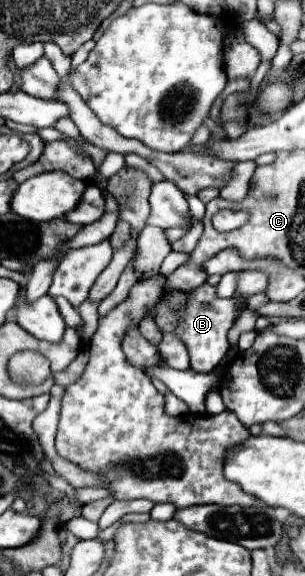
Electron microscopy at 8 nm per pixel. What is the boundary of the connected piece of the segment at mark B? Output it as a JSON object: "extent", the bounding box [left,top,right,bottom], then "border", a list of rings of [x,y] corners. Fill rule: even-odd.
{"extent":[176,285,240,371],"border":[[[200,285],[194,291],[188,293],[190,299],[186,303],[186,311],[182,313],[182,323],[176,327],[176,335],[186,343],[190,353],[192,369],[196,371],[212,371],[218,367],[222,357],[228,351],[228,339],[226,333],[234,325],[234,321],[240,315],[240,301],[238,299],[218,299],[214,285]]]}

